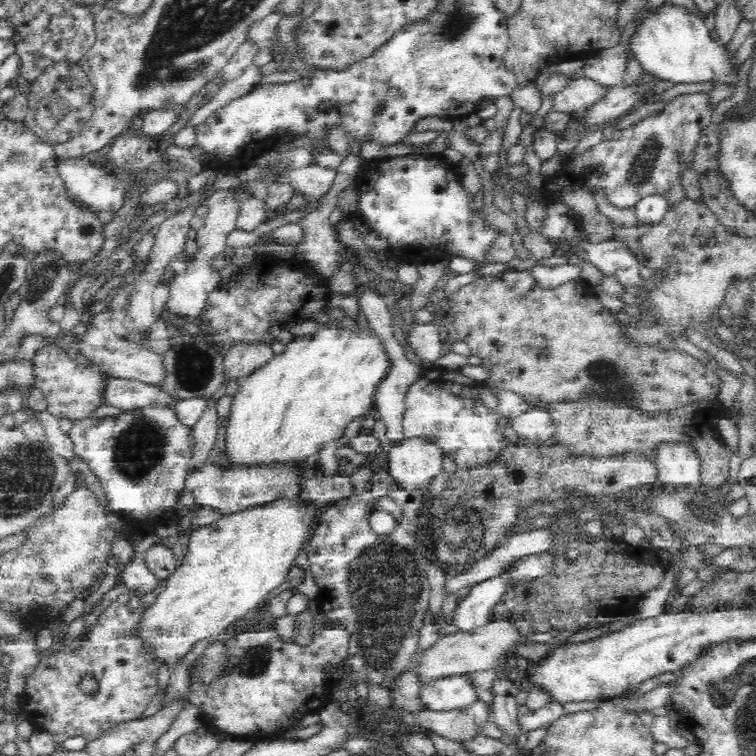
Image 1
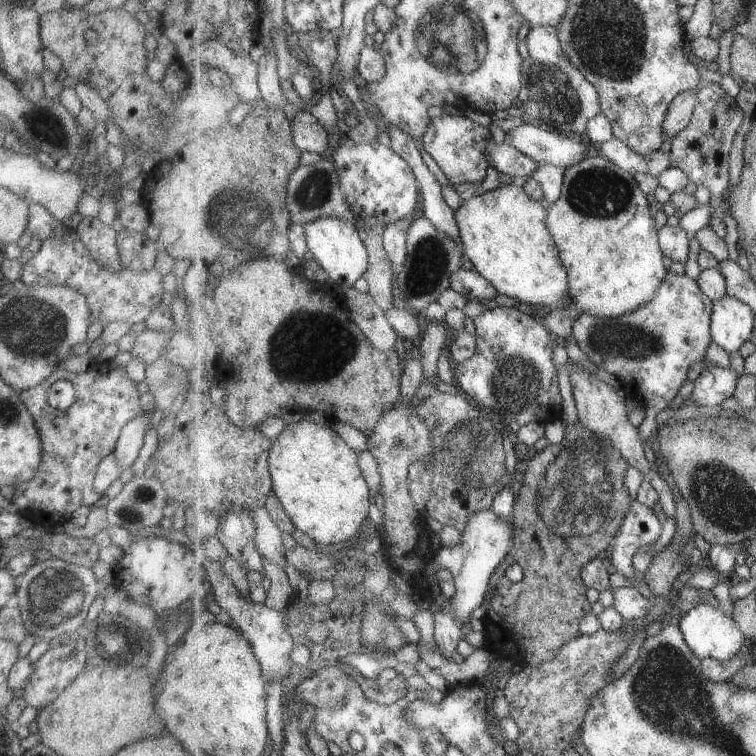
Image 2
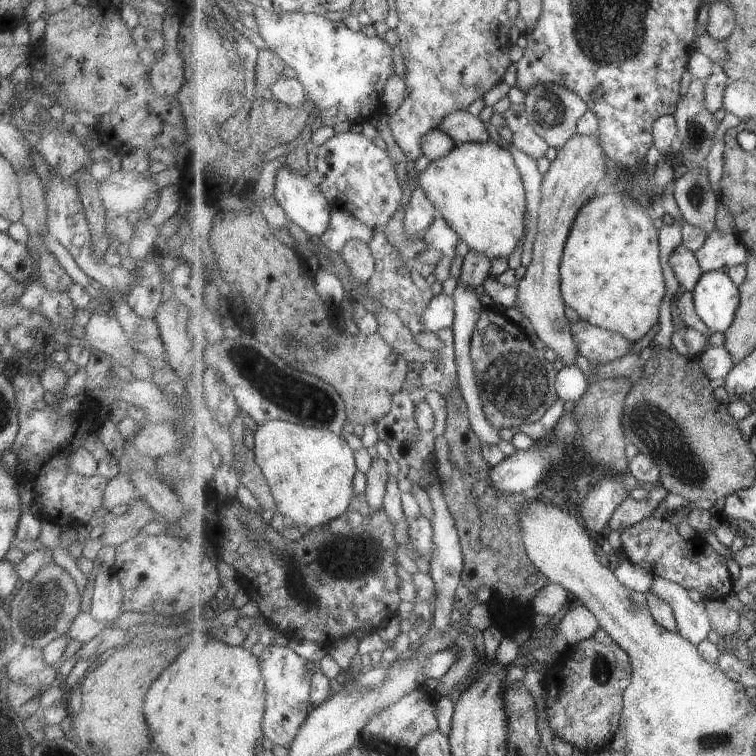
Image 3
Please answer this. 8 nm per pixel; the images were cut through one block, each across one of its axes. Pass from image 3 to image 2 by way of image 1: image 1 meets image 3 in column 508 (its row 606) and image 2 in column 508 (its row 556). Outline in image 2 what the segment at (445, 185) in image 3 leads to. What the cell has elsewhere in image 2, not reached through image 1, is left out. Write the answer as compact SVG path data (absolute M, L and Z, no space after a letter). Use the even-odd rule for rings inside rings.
M513 183L471 197L456 212L465 255L476 270L495 285L500 294L517 299L526 308L549 306L553 310L555 307L563 307L564 298L568 298L567 269L560 257L558 244L549 230L547 218L548 210L541 206L541 202L529 196L524 187Z

